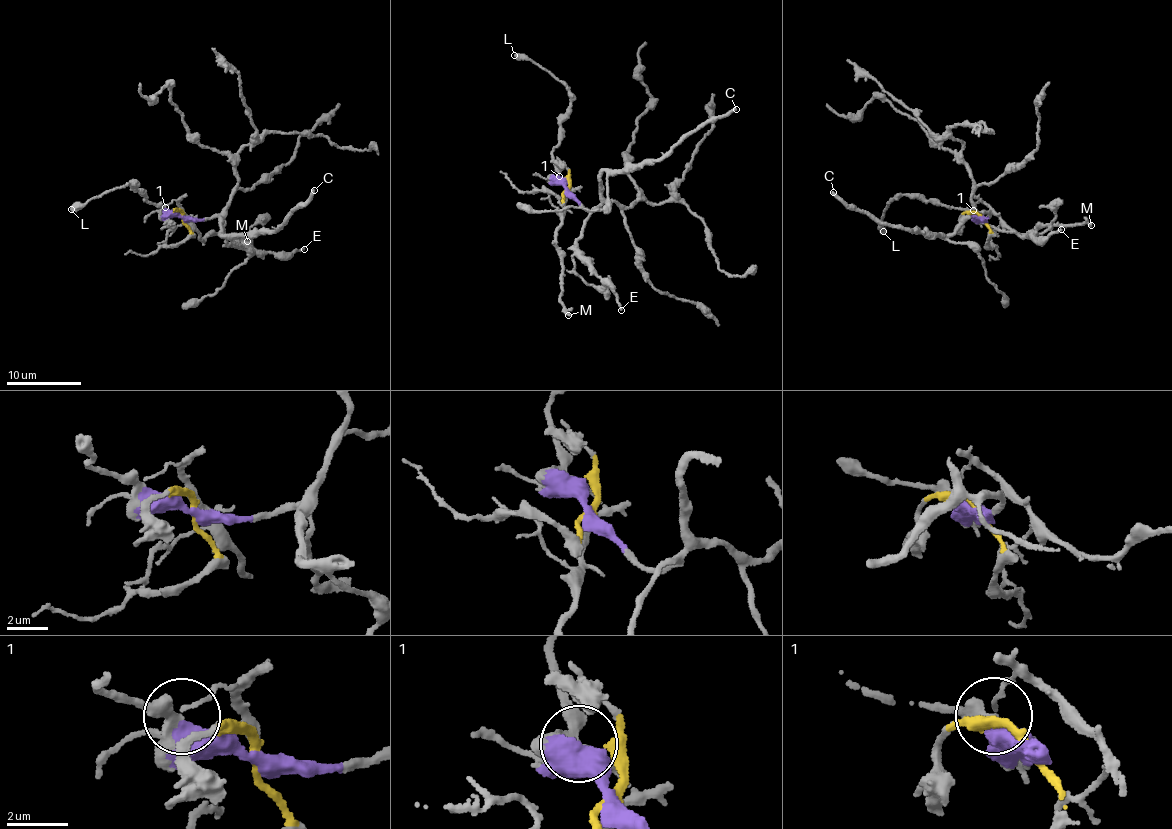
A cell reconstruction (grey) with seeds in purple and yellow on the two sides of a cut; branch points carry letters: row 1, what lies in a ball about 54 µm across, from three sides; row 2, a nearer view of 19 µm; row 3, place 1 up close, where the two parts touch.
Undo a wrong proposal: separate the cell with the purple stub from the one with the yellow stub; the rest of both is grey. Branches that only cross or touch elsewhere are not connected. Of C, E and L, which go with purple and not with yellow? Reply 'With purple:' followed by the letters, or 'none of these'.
With purple: C, E, L

